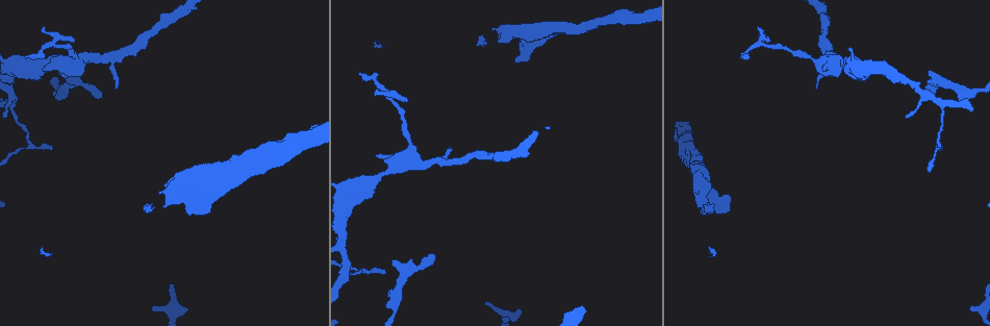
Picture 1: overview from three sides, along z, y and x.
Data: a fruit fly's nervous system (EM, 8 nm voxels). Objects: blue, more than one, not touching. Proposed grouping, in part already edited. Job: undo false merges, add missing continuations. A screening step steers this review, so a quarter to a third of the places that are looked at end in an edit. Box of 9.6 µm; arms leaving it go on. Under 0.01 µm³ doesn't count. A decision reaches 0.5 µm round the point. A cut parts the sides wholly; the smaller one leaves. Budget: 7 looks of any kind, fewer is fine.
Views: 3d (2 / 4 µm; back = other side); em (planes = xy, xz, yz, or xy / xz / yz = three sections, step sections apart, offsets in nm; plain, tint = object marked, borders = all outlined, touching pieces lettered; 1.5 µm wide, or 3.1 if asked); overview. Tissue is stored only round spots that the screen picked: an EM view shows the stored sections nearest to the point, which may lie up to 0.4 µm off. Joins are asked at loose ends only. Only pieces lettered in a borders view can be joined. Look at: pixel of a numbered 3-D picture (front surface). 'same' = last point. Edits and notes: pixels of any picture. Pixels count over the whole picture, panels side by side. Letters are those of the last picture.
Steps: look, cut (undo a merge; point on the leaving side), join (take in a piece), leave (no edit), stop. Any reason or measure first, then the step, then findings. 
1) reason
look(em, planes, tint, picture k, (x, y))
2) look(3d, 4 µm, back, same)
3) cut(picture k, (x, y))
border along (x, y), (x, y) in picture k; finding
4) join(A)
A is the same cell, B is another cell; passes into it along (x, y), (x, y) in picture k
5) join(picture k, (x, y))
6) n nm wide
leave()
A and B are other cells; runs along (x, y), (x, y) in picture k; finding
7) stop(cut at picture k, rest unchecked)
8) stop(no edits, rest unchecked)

free end
look(3d, 2 µm, picture 1, (101, 95))

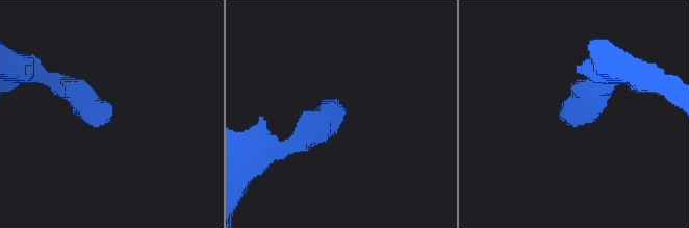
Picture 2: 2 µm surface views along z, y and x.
now the EM
look(em, planes, tint, picture 2, (339, 101))

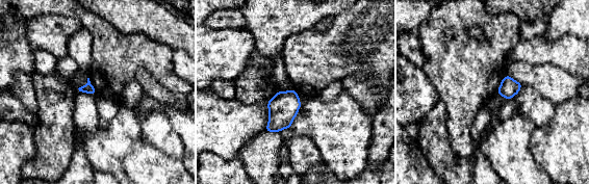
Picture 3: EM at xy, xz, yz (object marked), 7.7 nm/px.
look(em, planes, borders, same)

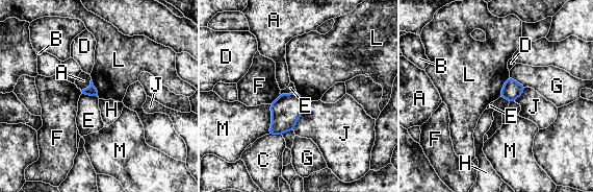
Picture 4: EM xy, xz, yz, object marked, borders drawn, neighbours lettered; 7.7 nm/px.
leave()
A, B, C, D, E, F, G, H, J, L and M are other cells; border along (509, 76), (499, 96) in picture 4; none of them fits

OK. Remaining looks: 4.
an open end
look(3d, 4 µm, picture 1, (697, 207))

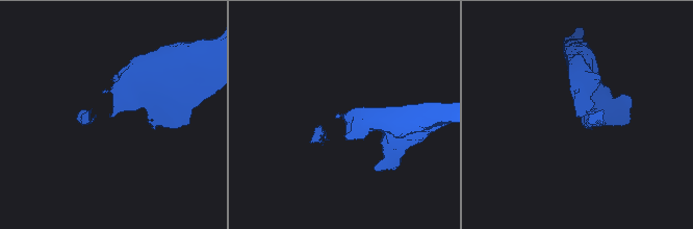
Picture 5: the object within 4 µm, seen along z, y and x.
now the EM
look(em, yz, step 8, borders, picture 5, (576, 116))

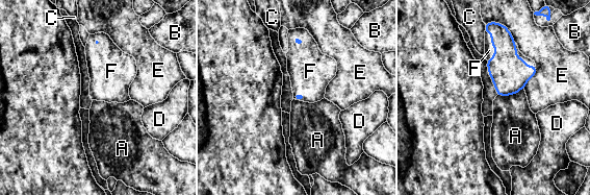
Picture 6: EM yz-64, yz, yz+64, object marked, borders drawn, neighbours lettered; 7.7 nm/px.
F touches over 240 nm
join(F)
F is the same cell, A, B, C, D and E are other cells; the neuron continues

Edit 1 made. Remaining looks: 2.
stop(join at picture 6, rest unchecked)

